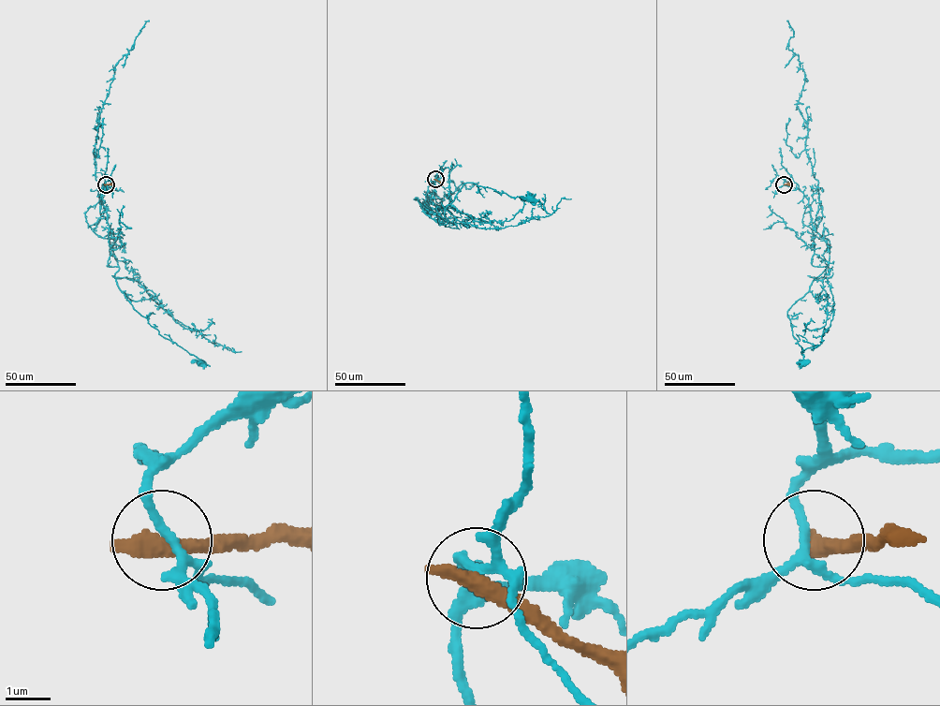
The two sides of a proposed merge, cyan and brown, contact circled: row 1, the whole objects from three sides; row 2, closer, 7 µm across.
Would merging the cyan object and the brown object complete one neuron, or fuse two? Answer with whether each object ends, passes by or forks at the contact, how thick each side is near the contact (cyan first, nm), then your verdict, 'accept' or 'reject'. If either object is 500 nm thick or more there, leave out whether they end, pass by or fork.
160 nm thick on the cyan side, 500 nm on the other; reject

